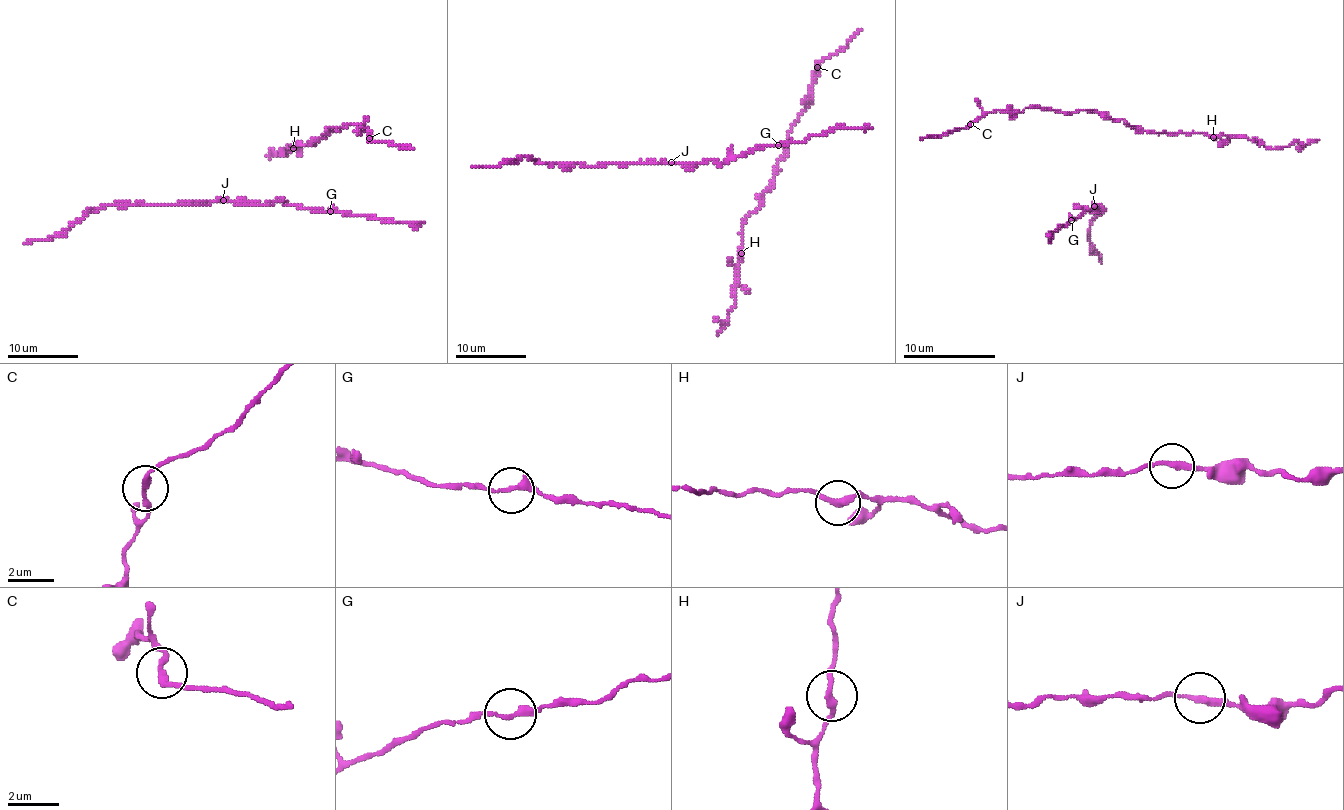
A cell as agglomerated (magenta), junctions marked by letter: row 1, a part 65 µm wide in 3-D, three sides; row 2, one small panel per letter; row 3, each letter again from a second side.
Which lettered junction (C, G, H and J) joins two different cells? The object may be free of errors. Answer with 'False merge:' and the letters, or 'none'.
False merge: none

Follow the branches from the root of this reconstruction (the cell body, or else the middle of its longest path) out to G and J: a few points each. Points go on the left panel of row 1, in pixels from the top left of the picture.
G: (281, 199), (299, 207), (330, 211)
J: (281, 199), (263, 204), (223, 200)

